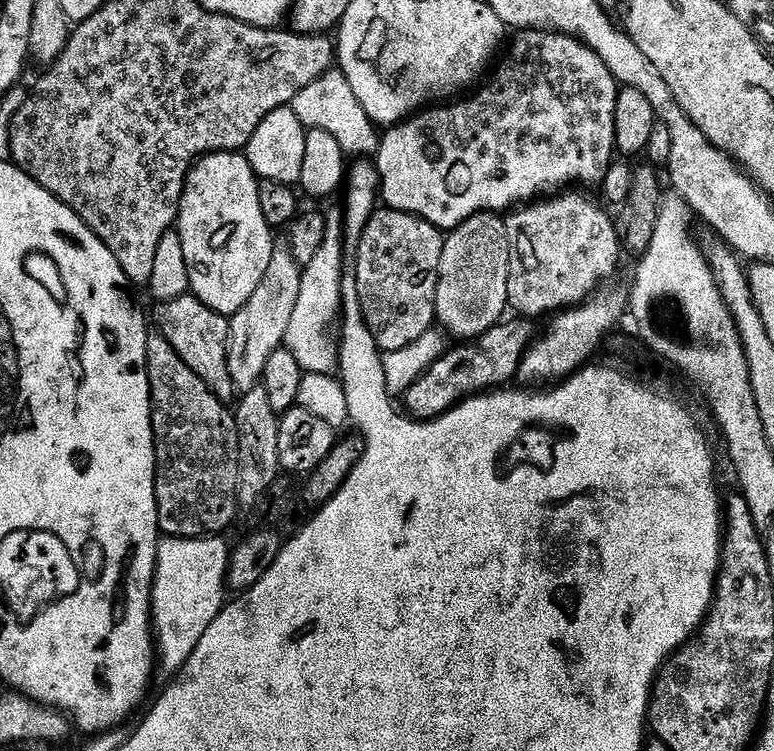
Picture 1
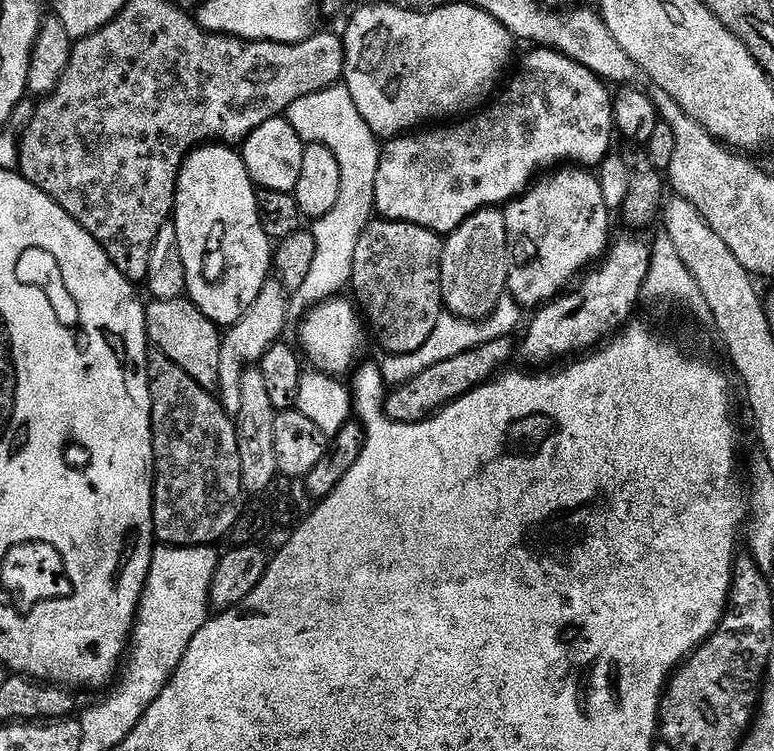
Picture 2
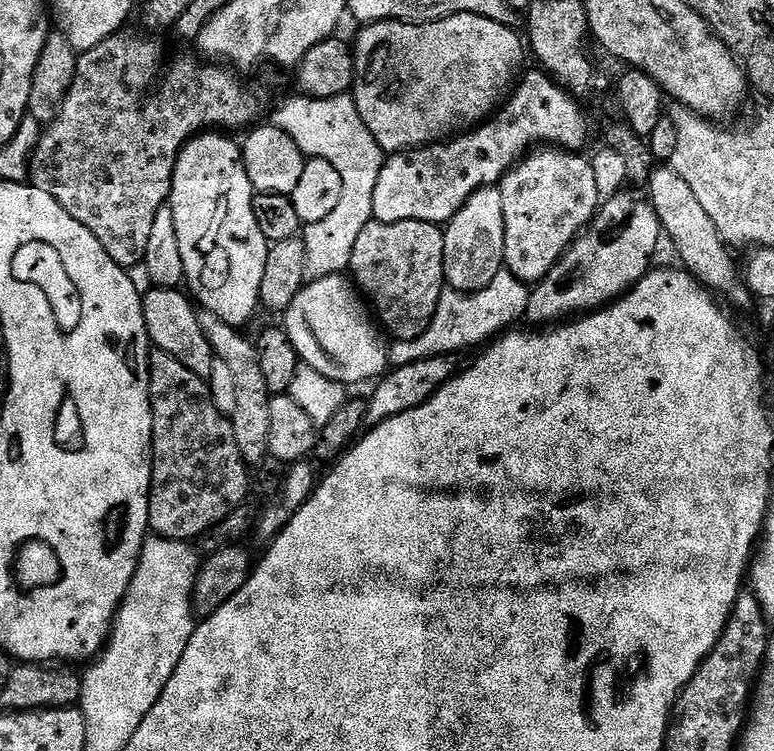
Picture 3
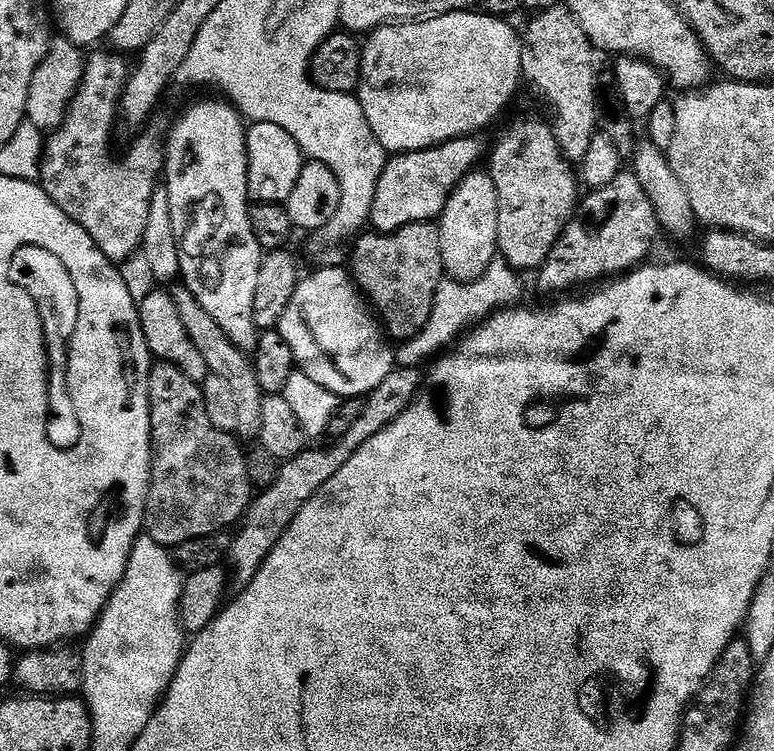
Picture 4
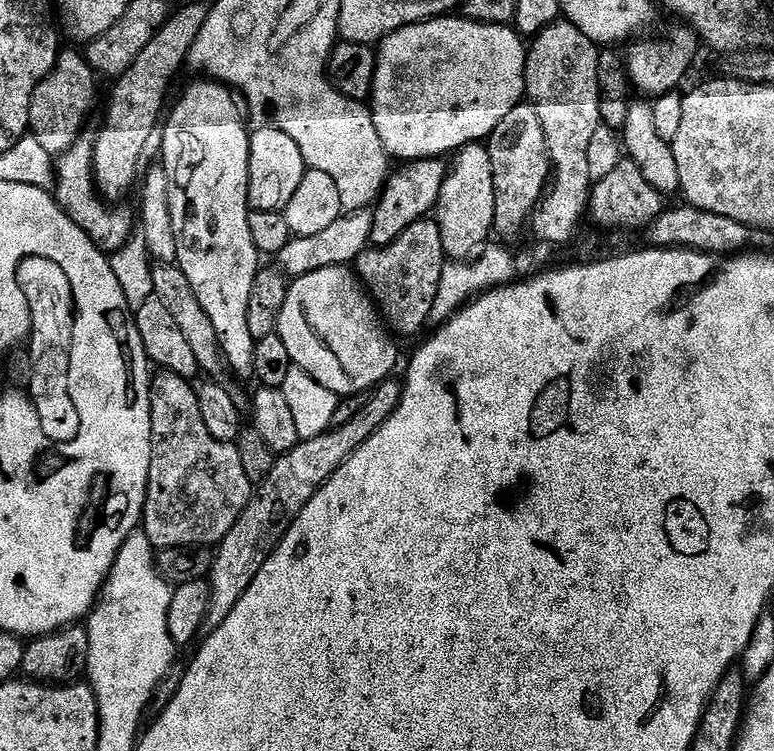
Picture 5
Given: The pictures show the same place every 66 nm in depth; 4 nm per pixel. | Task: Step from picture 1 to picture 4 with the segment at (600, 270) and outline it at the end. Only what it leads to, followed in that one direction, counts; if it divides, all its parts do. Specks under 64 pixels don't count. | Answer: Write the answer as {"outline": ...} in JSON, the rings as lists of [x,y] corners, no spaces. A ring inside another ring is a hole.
{"outline":[[[516,120],[500,136],[496,145],[491,145],[490,174],[498,190],[498,252],[509,266],[517,270],[538,270],[546,262],[554,242],[564,233],[564,227],[576,215],[582,199],[581,181],[574,171],[573,161],[567,160],[556,141],[551,123],[540,120]]]}

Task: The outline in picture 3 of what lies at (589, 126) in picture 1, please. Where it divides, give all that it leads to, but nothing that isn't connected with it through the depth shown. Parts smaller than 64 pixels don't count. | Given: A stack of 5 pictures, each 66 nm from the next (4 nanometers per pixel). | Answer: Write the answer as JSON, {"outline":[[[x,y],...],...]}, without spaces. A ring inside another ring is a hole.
{"outline":[[[543,70],[526,72],[519,77],[499,111],[469,127],[472,128],[469,132],[441,144],[428,144],[393,156],[391,153],[378,174],[378,186],[374,186],[374,219],[387,224],[417,220],[447,225],[479,188],[499,185],[509,168],[529,151],[530,144],[538,140],[554,146],[582,143],[584,112],[572,97],[575,95]]]}

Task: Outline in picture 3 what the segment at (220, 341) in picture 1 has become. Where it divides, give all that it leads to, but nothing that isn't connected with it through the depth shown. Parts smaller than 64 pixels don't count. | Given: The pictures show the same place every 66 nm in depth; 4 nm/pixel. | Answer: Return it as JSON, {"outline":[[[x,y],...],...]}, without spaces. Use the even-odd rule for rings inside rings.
{"outline":[[[152,286],[147,290],[149,292],[145,291],[142,299],[151,347],[178,358],[178,362],[182,362],[182,366],[194,370],[194,374],[207,378],[216,361],[216,353],[212,351],[206,334],[202,334],[197,305],[183,291],[174,288]]]}

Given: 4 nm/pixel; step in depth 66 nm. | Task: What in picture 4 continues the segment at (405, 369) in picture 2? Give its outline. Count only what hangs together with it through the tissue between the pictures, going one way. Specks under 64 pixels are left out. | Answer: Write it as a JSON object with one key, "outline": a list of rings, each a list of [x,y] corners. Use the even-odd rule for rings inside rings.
{"outline":[[[497,258],[492,261],[486,274],[482,274],[477,280],[445,278],[438,286],[430,322],[426,322],[426,326],[414,339],[403,341],[399,345],[399,363],[404,366],[423,365],[423,360],[431,361],[437,354],[443,353],[462,334],[487,320],[492,313],[519,305],[523,301],[520,299],[524,296],[524,284],[516,276],[519,276],[517,269],[509,266],[503,258]]]}

